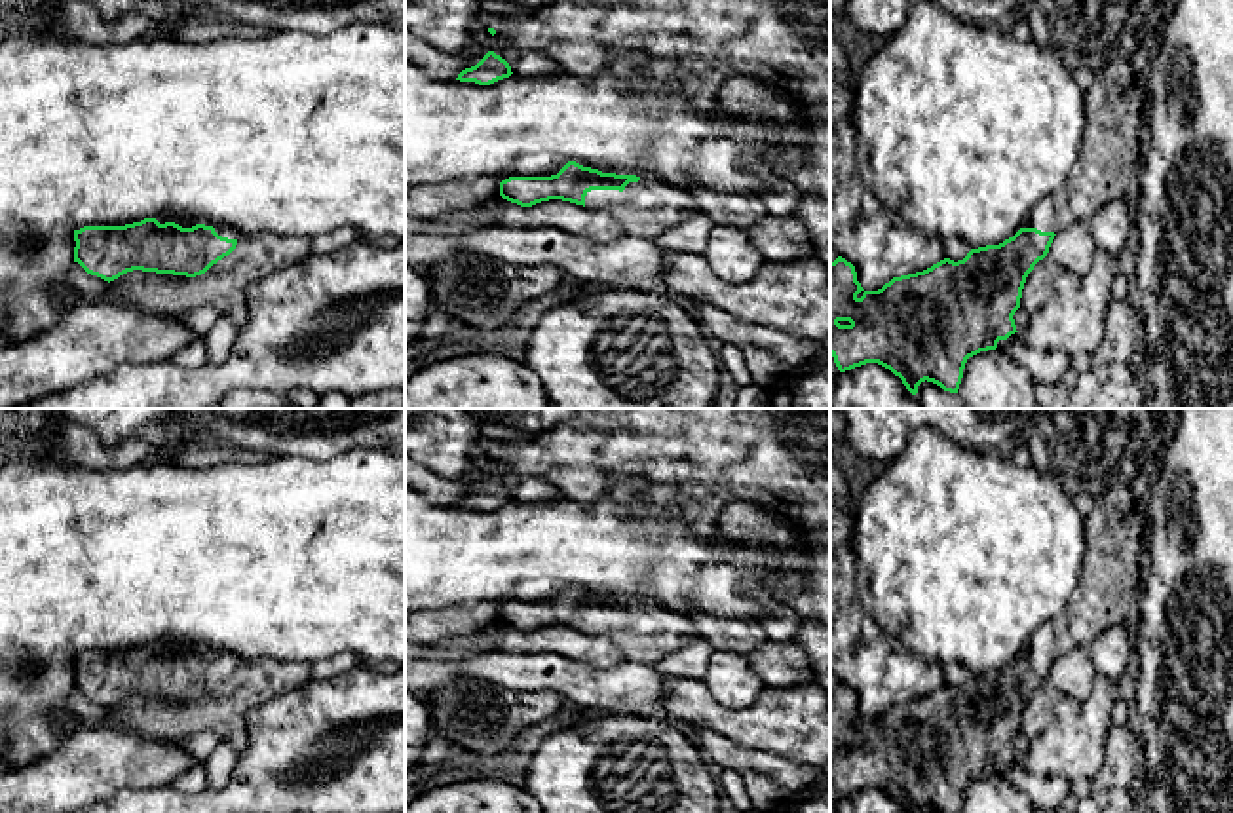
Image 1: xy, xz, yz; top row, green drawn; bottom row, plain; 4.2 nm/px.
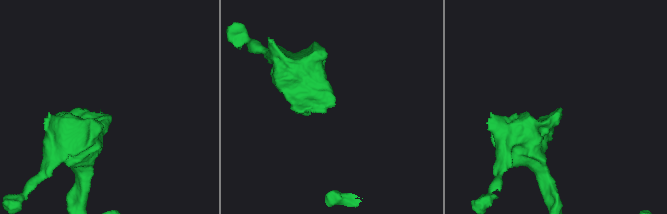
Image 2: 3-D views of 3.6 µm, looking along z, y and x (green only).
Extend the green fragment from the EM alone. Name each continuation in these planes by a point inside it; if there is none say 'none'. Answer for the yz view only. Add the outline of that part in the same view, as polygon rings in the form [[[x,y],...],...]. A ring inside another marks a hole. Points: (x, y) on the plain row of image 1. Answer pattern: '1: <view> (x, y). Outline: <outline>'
1: yz (1110, 584). Outline: [[[1115,484],[1094,500],[1094,509],[1085,517],[1085,562],[1081,579],[1070,602],[1053,615],[1032,636],[1024,653],[1037,653],[1041,657],[1060,657],[1072,648],[1089,646],[1104,629],[1125,623],[1129,608],[1138,600],[1142,591],[1142,577],[1138,568],[1138,551],[1146,543],[1144,532],[1149,515],[1142,507],[1142,500],[1132,496],[1130,484]]]

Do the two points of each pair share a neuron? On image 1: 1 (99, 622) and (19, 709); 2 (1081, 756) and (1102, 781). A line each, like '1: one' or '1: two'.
1: two
2: two

